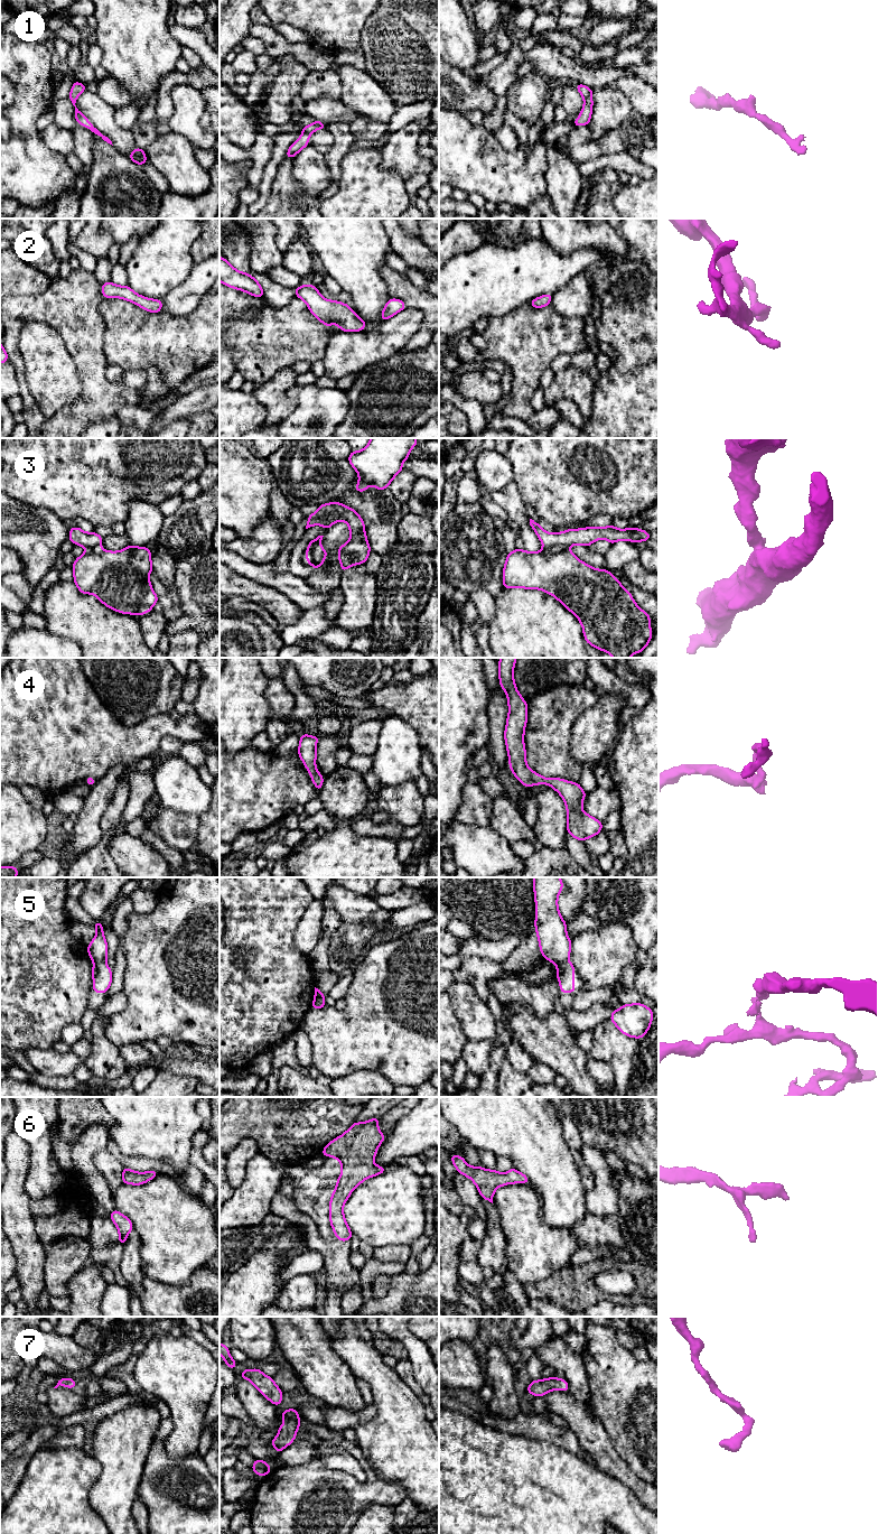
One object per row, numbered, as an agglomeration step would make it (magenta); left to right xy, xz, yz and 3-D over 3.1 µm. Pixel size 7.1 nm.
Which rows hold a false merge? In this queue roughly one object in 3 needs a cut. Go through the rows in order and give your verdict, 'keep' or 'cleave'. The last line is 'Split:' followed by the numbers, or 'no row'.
1: keep
2: keep
3: cleave
4: keep
5: cleave
6: keep
7: keep
Split: 3, 5

